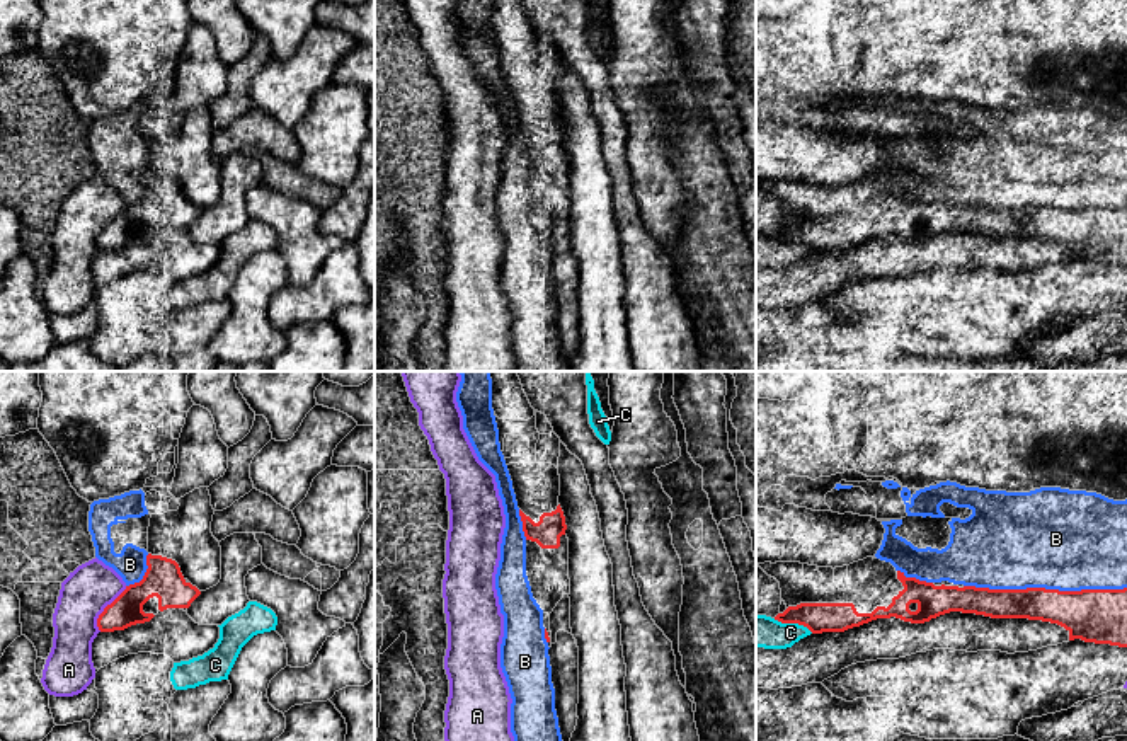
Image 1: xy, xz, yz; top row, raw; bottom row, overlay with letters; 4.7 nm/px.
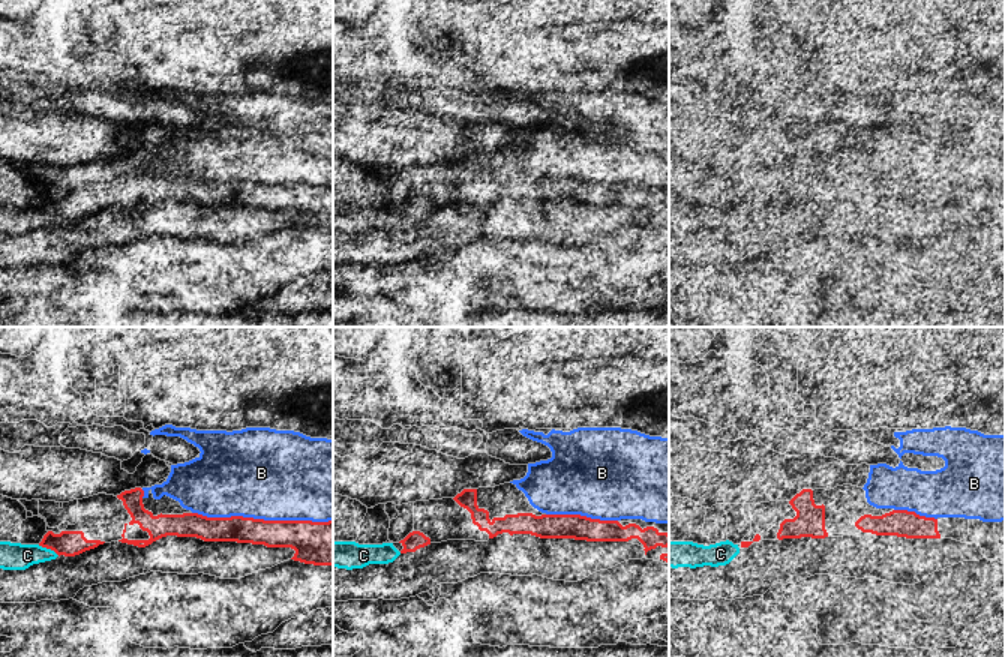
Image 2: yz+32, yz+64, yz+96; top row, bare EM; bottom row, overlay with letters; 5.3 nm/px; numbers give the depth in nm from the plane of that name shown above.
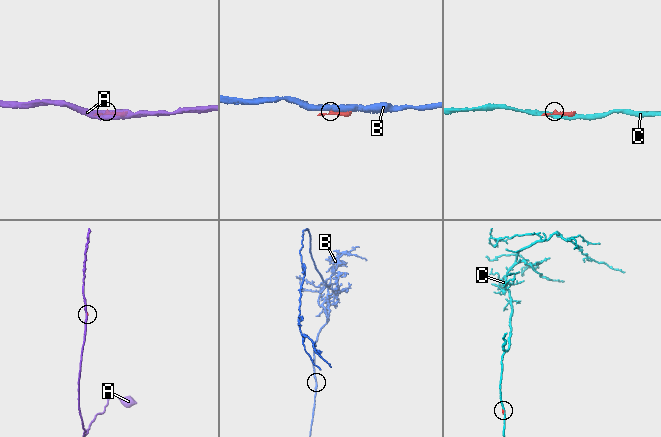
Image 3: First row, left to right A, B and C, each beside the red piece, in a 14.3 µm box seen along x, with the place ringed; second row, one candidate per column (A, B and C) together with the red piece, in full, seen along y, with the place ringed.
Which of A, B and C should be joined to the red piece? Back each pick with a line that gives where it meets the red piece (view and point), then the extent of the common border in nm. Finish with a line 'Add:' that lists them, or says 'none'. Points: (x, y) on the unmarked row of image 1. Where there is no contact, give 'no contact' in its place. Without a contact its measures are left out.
Add: none

